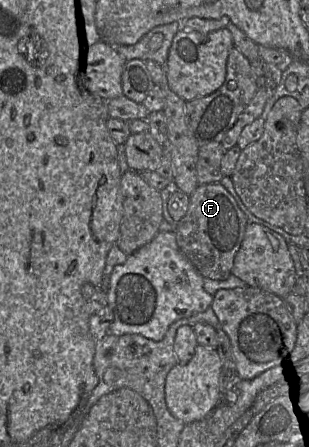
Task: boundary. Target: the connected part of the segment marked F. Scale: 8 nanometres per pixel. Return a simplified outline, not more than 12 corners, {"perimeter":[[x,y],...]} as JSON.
{"perimeter":[[220,182],[198,185],[175,223],[203,278],[226,280],[248,225]]}

